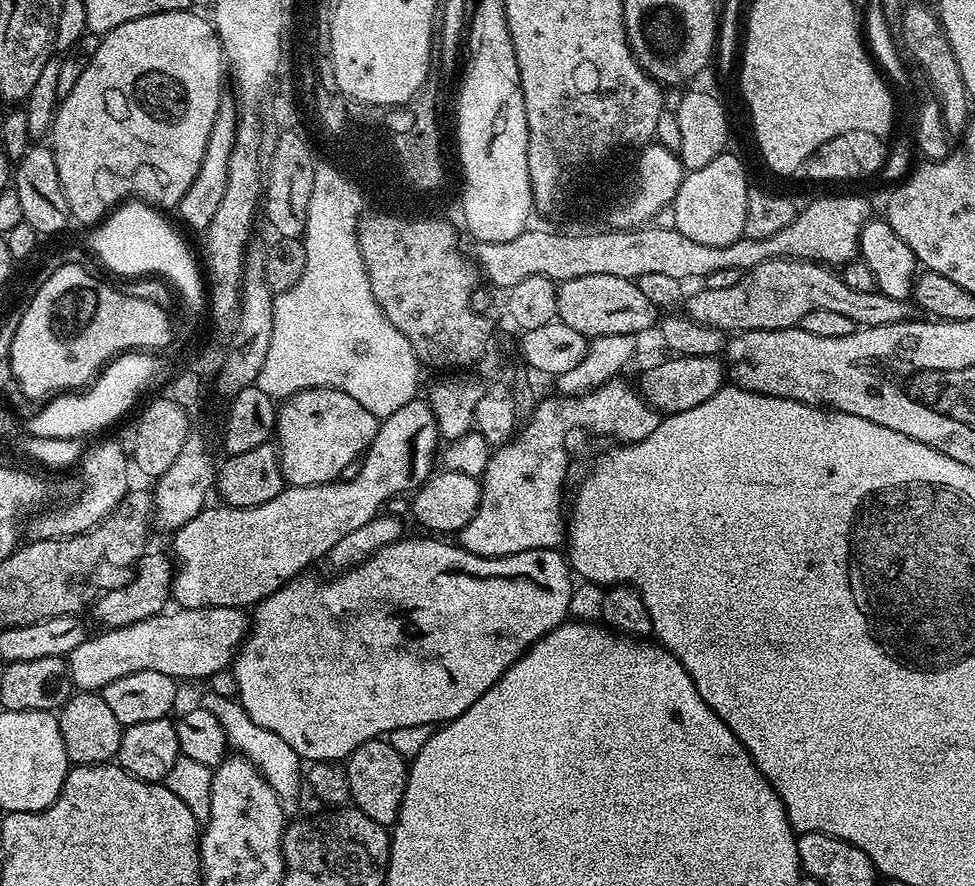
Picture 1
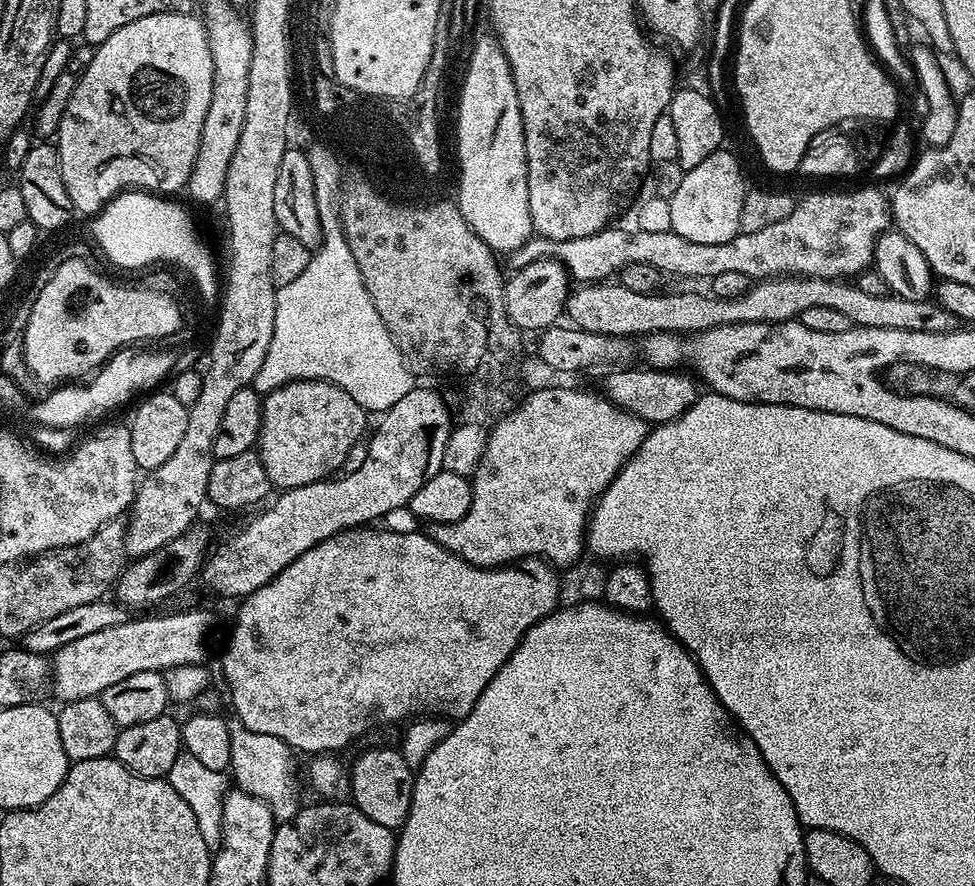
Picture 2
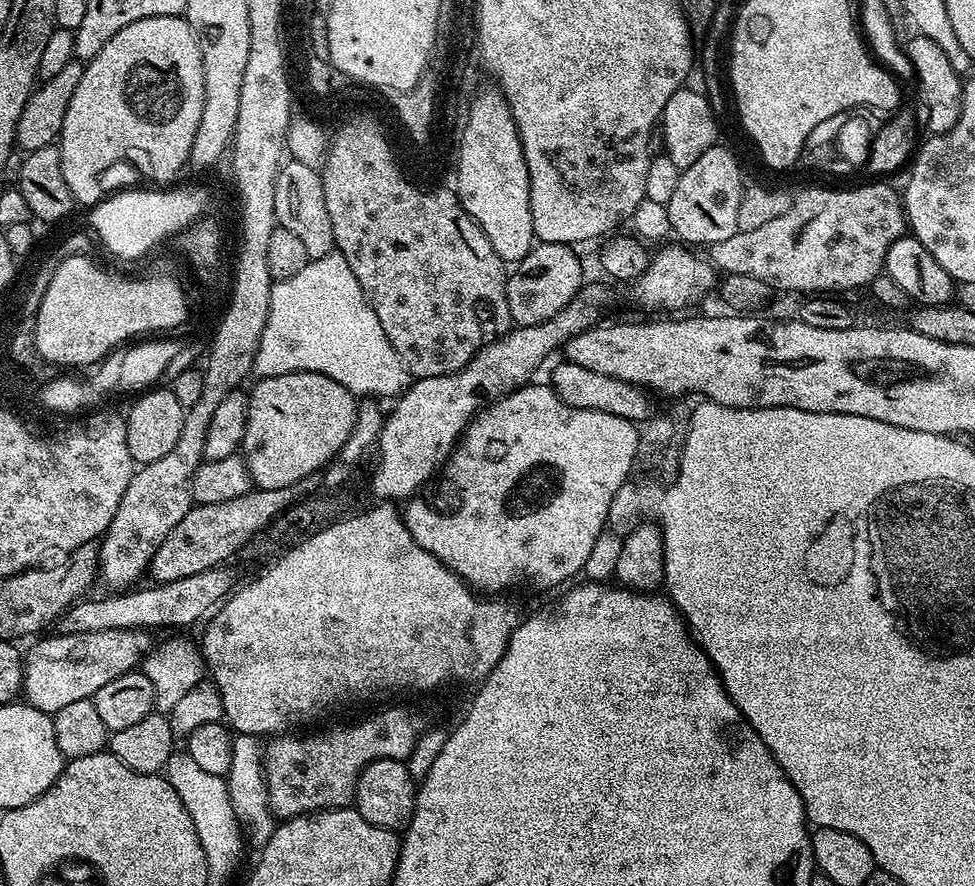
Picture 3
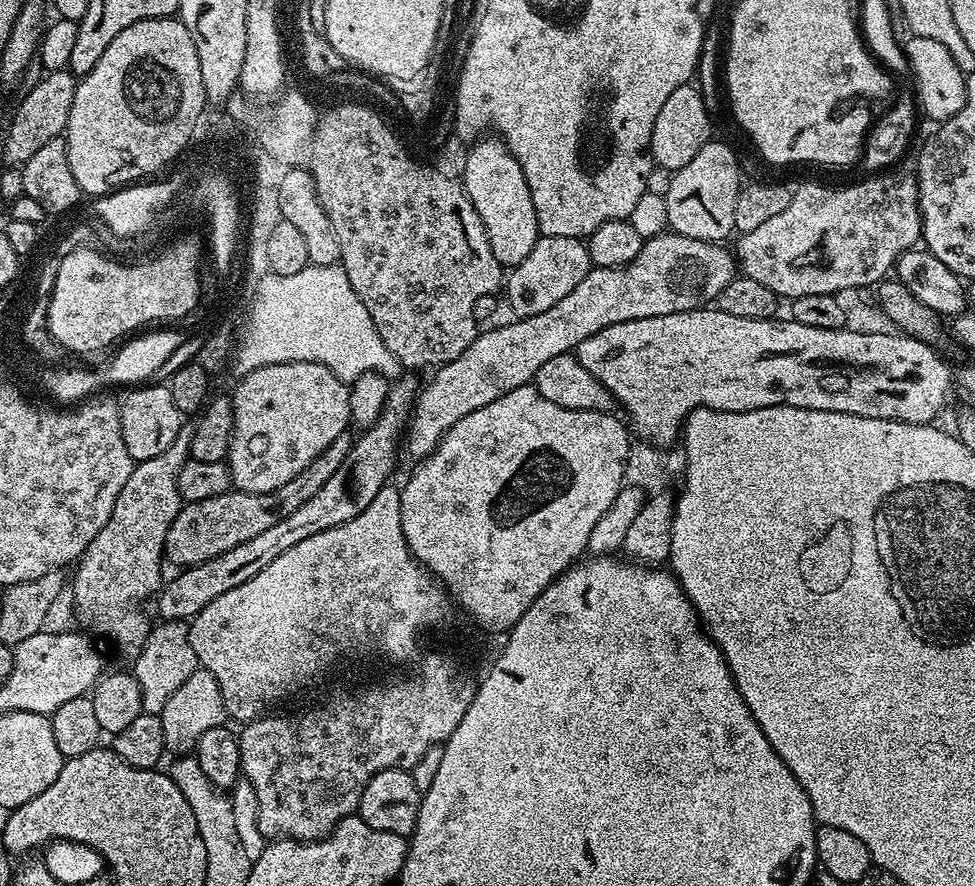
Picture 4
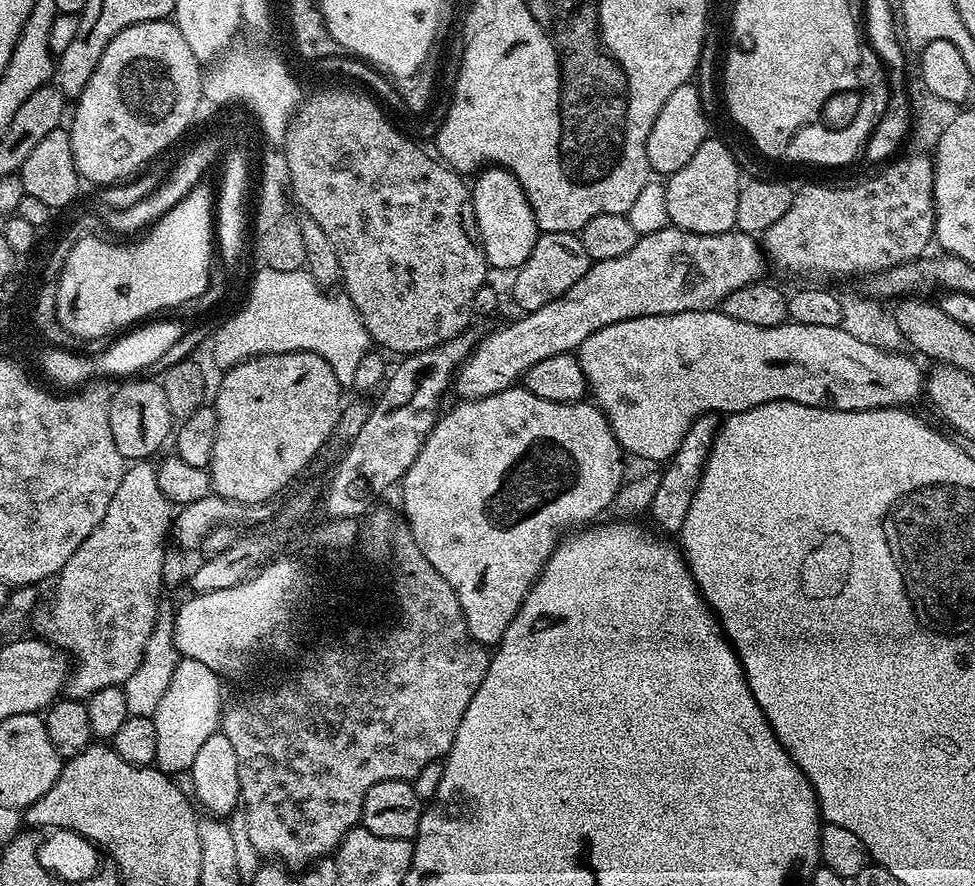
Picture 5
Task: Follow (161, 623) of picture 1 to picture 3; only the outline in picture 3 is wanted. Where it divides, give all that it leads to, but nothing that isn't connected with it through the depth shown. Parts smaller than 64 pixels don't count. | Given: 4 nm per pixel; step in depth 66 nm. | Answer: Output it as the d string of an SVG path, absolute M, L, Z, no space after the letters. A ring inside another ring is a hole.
M142 628L53 635L45 635L40 638L45 638L45 640L37 639L35 641L37 644L29 652L26 652L24 683L22 685L23 699L27 703L33 704L38 710L49 714L55 714L58 710L62 710L62 706L70 706L70 702L82 702L83 700L92 699L95 692L102 690L102 686L106 686L106 682L114 682L114 678L139 669L145 656L154 648L154 642L148 637L151 635Z

